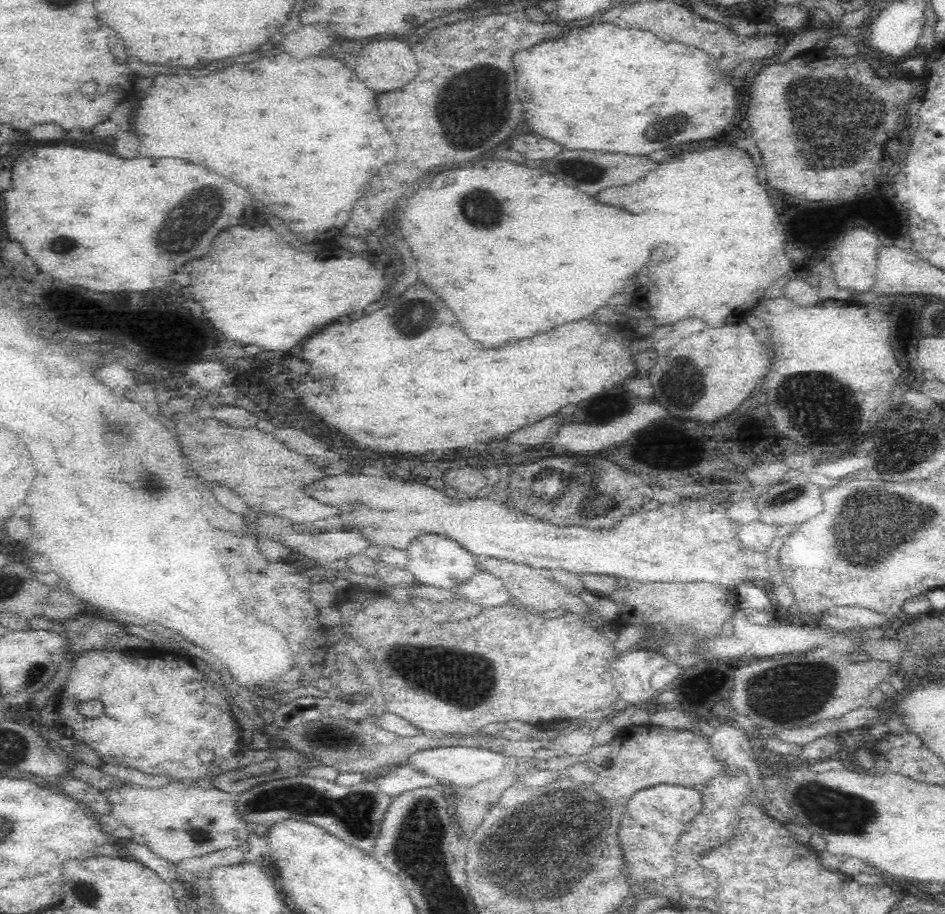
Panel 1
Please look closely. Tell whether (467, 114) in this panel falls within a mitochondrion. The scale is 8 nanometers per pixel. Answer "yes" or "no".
yes

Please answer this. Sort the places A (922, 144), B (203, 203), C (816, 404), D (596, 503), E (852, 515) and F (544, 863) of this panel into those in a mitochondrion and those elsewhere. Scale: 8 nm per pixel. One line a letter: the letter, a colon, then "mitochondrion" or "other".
A: other
B: mitochondrion
C: mitochondrion
D: mitochondrion
E: mitochondrion
F: mitochondrion

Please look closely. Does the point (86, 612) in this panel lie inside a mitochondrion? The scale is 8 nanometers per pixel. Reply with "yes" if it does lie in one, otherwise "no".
no

